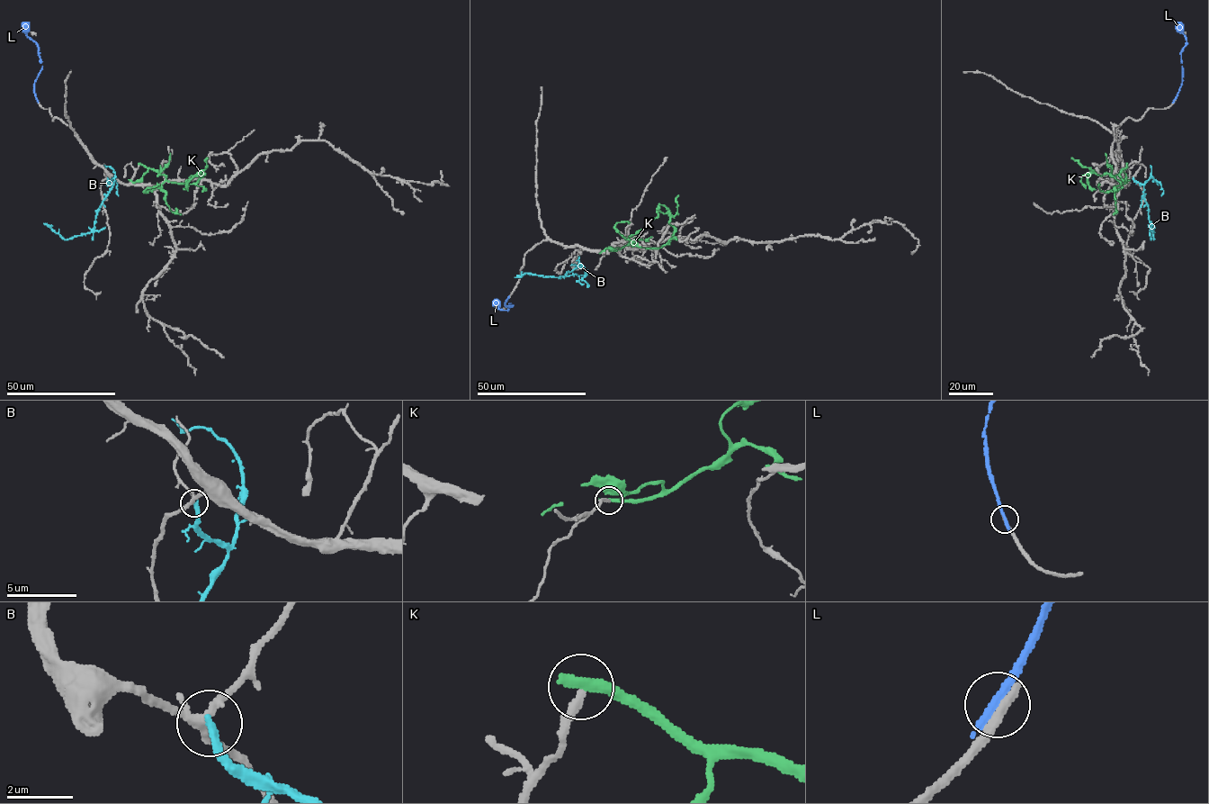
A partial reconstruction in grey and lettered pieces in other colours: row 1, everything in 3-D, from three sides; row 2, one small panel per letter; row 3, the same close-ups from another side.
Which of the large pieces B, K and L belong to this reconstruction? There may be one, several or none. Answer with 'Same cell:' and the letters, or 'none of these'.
Same cell: none of these

